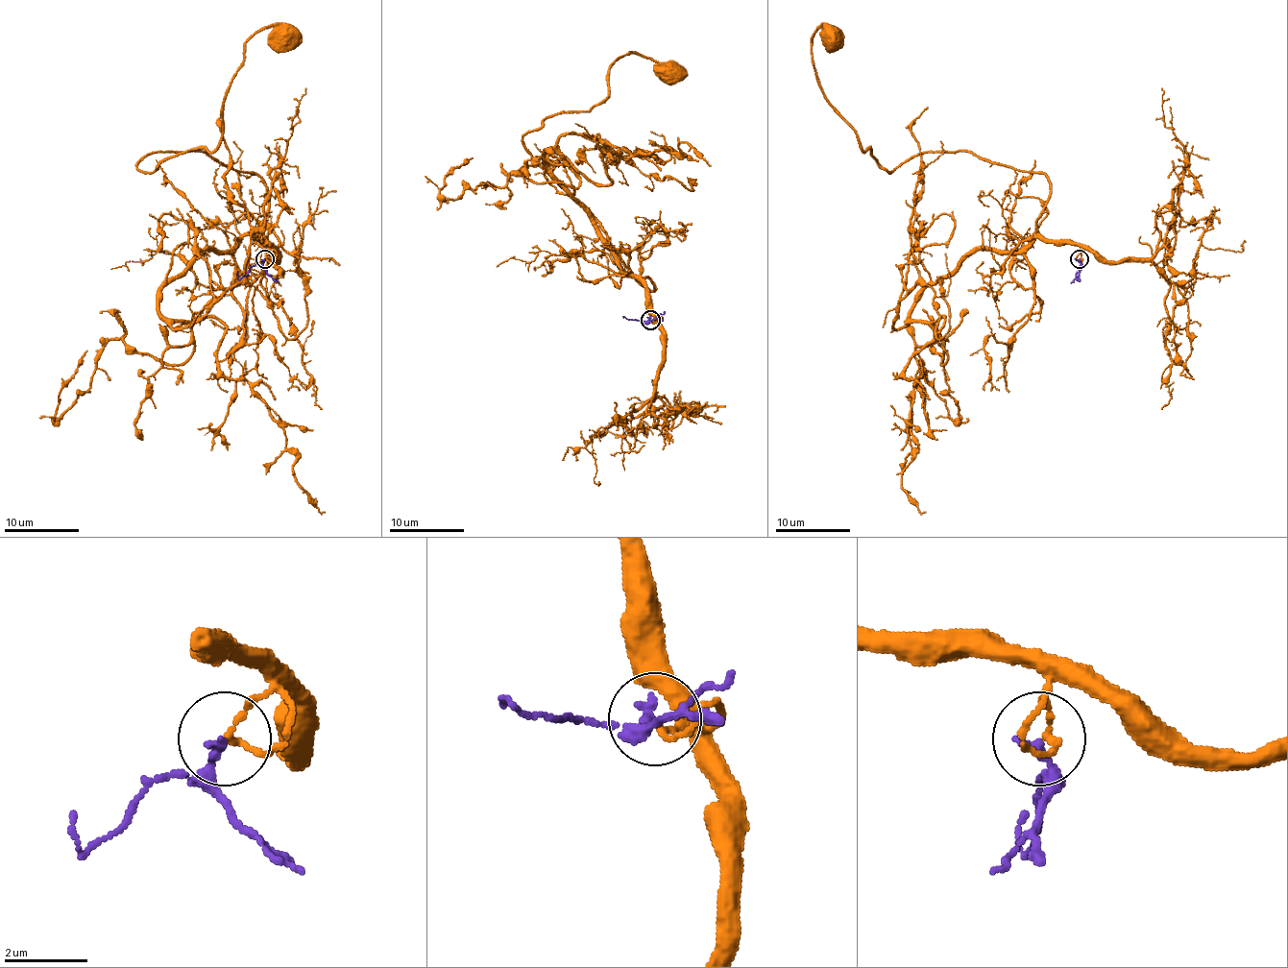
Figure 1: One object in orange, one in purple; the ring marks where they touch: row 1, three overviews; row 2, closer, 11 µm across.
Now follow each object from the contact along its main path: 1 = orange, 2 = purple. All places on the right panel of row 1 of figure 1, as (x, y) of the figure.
1: (1081, 258), (1037, 230), (1041, 172), (970, 152), (890, 172), (865, 152), (812, 62), (812, 36), (832, 36)
2: (1079, 258), (1081, 266), (1077, 278), (1077, 271)

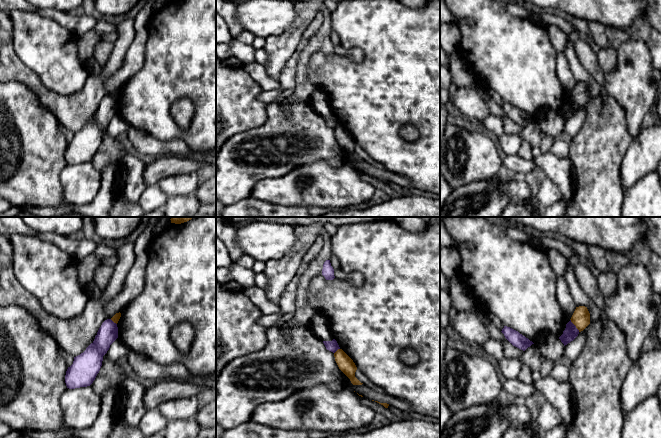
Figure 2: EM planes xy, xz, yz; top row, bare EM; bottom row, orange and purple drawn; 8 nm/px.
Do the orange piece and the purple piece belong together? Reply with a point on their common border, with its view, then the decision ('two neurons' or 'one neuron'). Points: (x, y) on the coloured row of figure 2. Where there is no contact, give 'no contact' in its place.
yz (574, 324) | two neurons

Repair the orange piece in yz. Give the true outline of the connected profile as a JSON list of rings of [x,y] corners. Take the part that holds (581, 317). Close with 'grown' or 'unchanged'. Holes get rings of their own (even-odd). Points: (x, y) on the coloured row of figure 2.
[[[576,307],[570,320],[579,330],[579,332],[583,331],[590,324],[590,313],[587,307]]]; unchanged

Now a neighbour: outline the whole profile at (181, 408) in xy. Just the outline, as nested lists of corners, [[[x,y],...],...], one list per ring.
[[[199,397],[172,399],[158,405],[157,409],[168,421],[195,419],[200,409]]]

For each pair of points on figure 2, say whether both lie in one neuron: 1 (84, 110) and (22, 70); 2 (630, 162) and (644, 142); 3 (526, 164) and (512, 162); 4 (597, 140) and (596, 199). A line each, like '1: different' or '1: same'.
1: same
2: same
3: same
4: same

